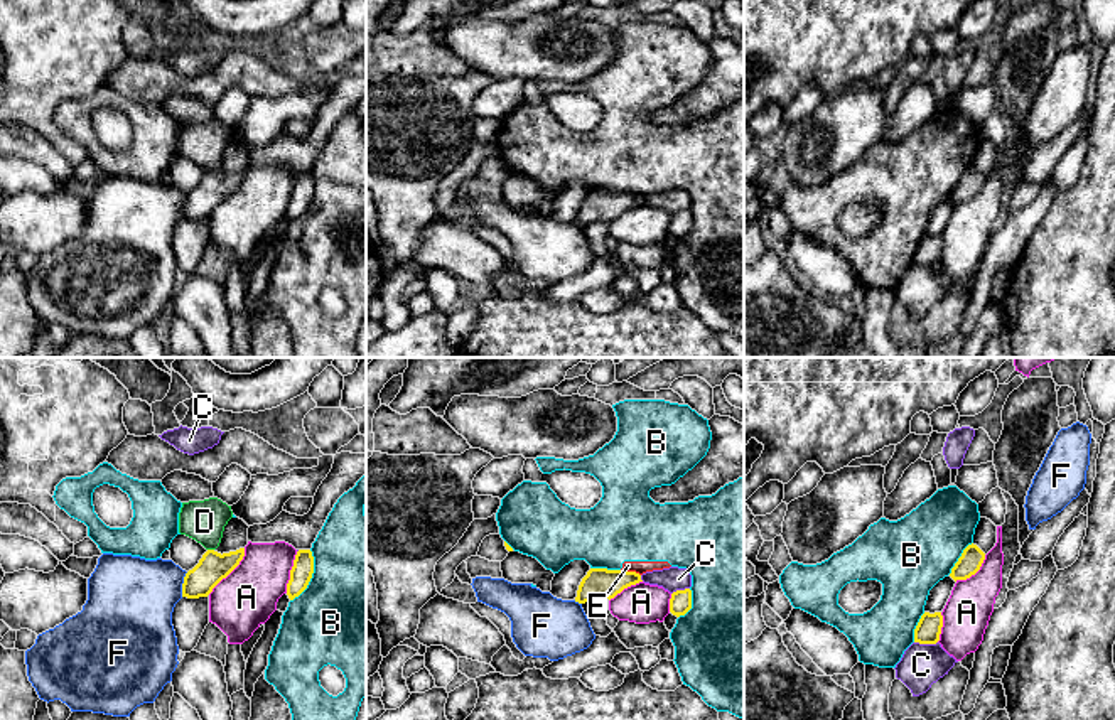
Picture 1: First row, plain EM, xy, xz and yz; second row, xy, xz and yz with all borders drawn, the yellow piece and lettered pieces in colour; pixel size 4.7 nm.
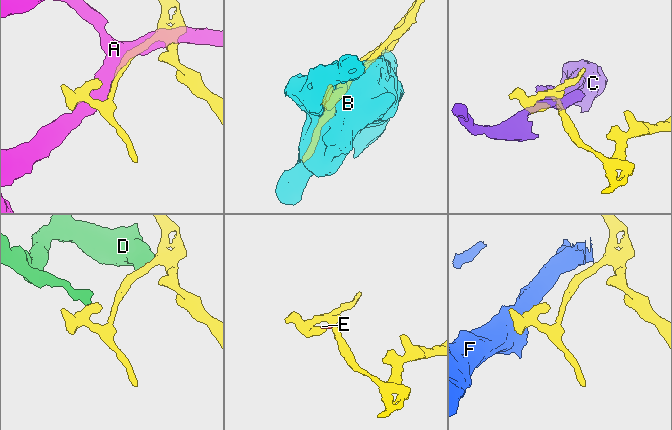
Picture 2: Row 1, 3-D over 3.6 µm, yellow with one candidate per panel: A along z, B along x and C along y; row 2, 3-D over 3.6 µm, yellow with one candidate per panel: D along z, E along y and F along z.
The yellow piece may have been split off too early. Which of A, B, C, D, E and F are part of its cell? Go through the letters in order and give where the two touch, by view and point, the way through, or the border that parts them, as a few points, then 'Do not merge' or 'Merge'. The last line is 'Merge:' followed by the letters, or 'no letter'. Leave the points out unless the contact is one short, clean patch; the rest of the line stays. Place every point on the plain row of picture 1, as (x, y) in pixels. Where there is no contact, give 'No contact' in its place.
A: Touches yellow at xy (230, 194). Do not merge
B: Touches yellow at xy (311, 199). Do not merge
C: Touches yellow at yz (926, 265). Do not merge
D: Touches yellow at xy (211, 172). Boundary: xy (208, 171), (213, 172). Do not merge
E: Touches yellow at xz (631, 194). Boundary: xz (621, 191), (640, 198). Do not merge
F: Touches yellow at xy (183, 206). Boundary: xy (188, 194), (181, 218). Do not merge
Merge: no letter

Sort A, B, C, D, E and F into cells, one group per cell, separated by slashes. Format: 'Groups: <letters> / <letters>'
Groups: A / B E / C / D / F

